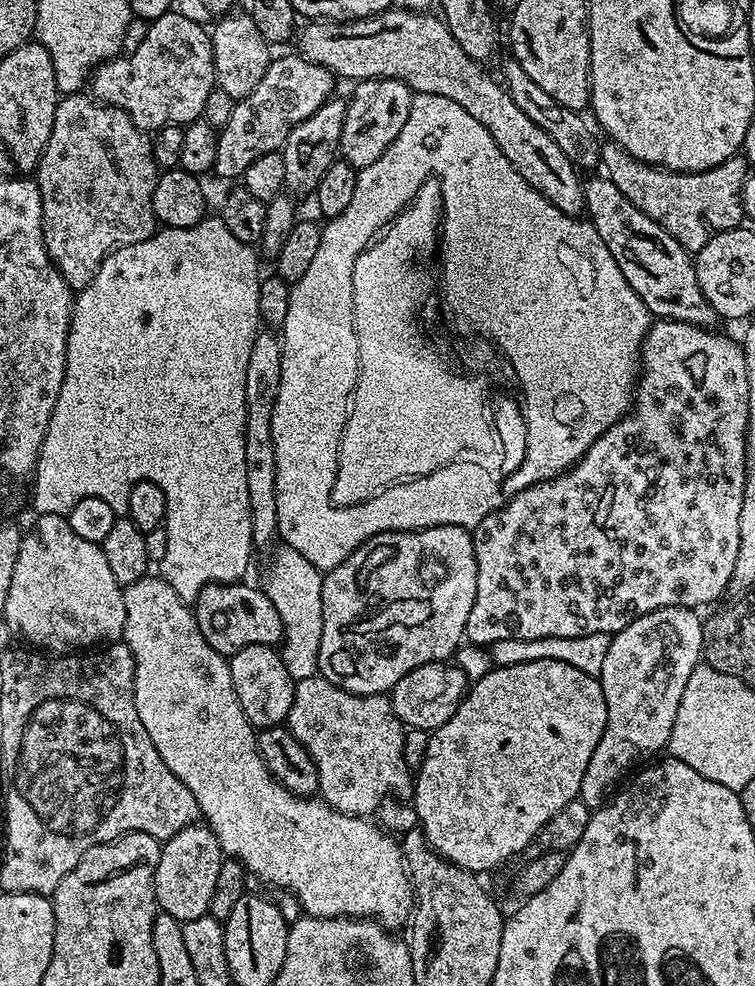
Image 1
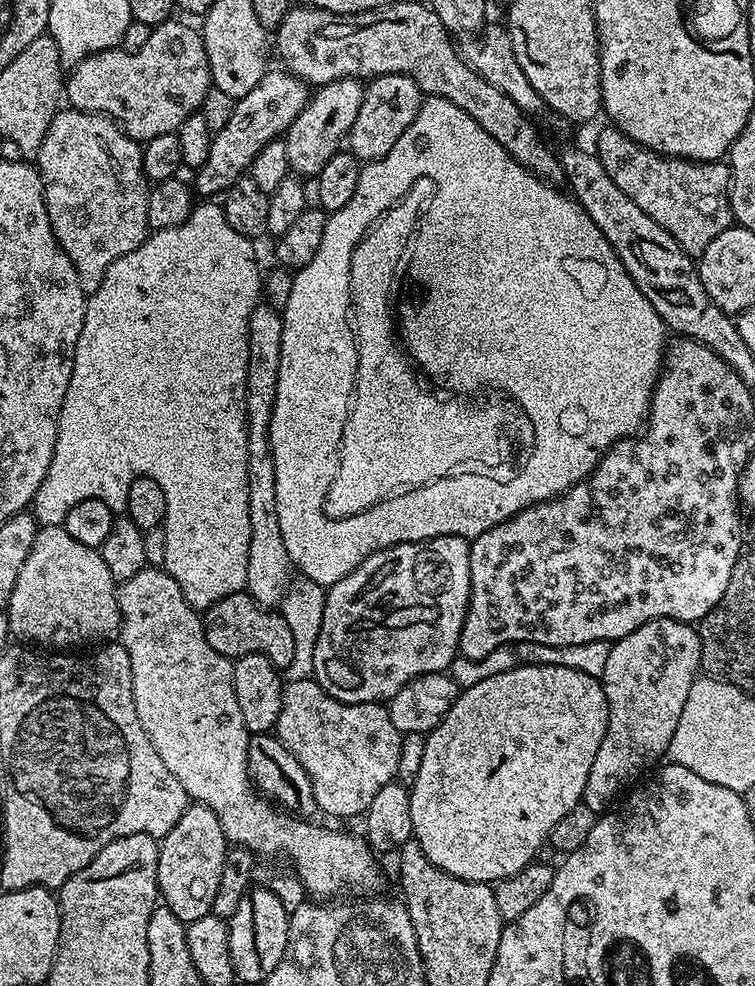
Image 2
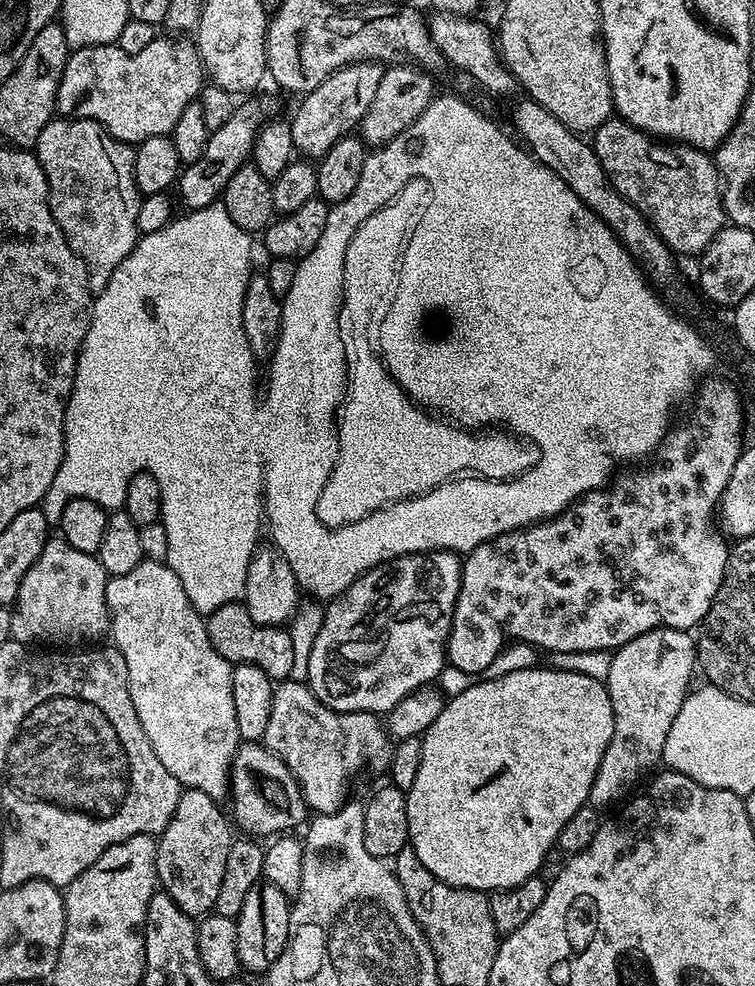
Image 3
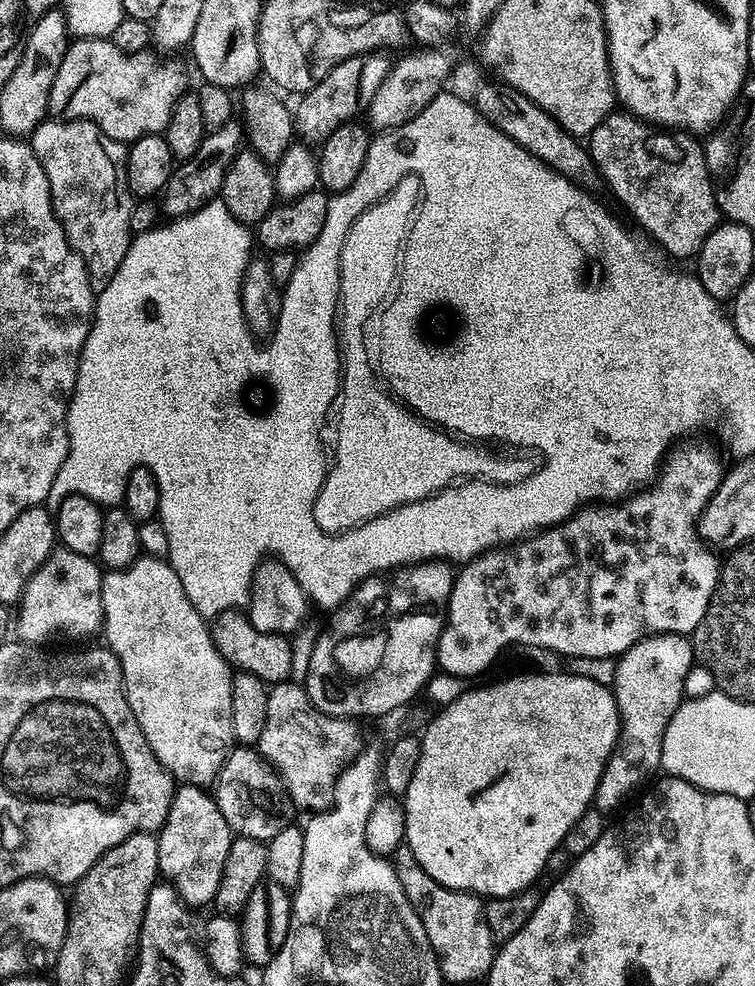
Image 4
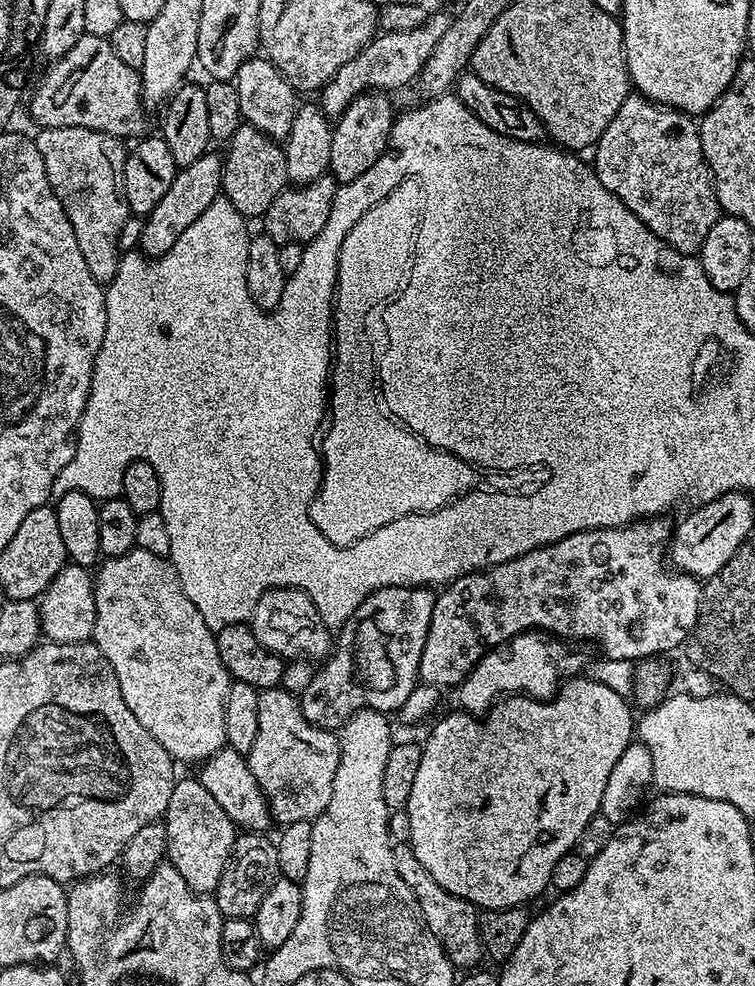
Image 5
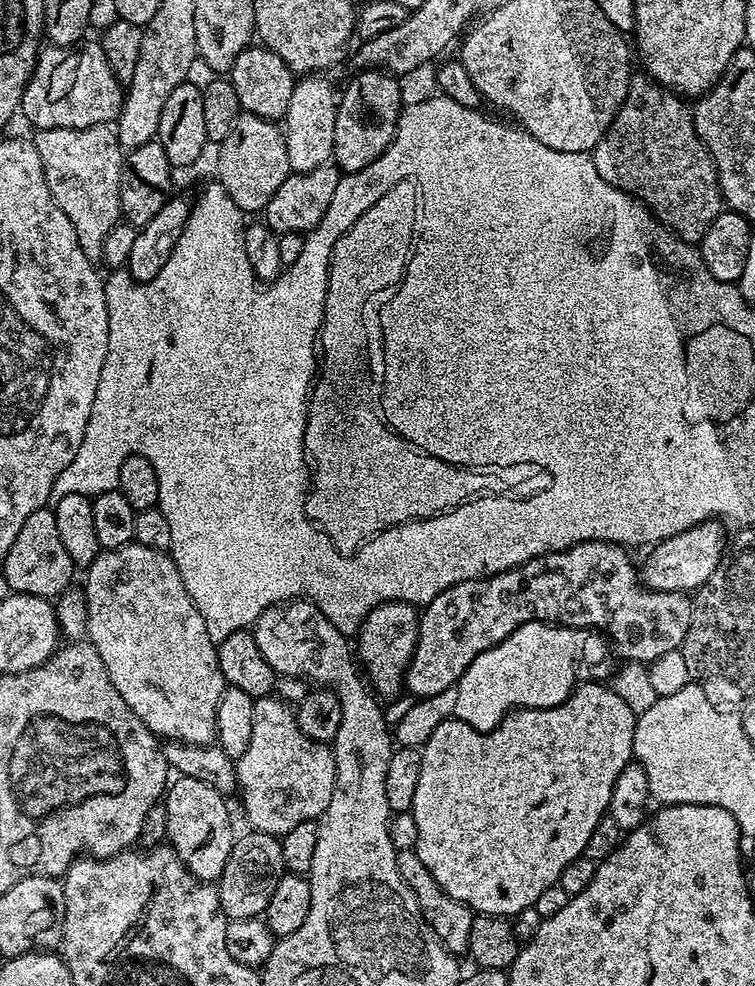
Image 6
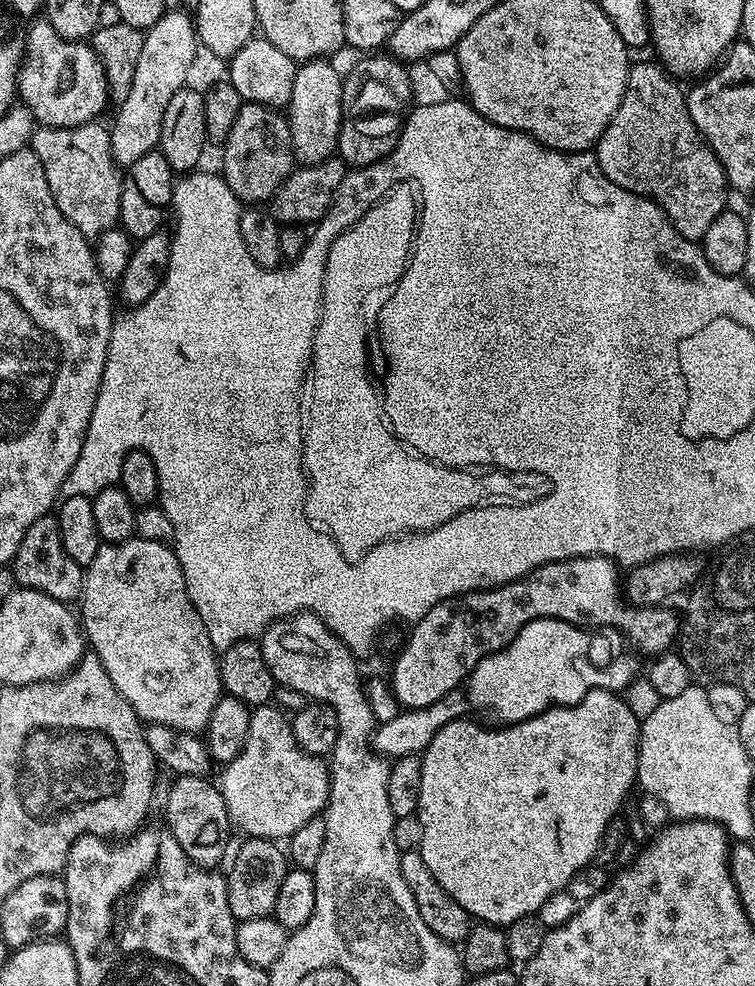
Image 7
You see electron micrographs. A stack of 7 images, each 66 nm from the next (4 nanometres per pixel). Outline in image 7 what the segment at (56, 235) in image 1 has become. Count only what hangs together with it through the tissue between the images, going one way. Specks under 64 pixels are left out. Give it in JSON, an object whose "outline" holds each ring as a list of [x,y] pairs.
{"outline":[[[93,122],[73,128],[40,126],[32,133],[30,147],[42,162],[42,170],[46,170],[46,182],[58,210],[82,235],[95,238],[117,227],[122,176],[113,161],[111,134],[105,125],[103,128],[100,122]]]}

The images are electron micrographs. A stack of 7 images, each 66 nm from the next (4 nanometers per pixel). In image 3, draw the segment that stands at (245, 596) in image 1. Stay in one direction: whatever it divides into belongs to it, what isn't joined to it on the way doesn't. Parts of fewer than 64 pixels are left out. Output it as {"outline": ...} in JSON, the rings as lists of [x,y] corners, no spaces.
{"outline":[[[240,602],[218,606],[218,610],[206,617],[206,623],[214,650],[218,650],[218,654],[222,654],[229,664],[257,664],[274,682],[291,677],[294,670],[294,646],[290,642],[290,634],[283,627],[268,628],[265,624],[254,622],[248,609]]]}

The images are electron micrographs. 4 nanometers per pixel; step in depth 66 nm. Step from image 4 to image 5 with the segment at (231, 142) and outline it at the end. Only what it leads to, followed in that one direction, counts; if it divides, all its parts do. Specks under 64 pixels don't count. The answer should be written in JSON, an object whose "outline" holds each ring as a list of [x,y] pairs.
{"outline":[[[215,150],[205,152],[202,158],[198,158],[198,162],[190,162],[190,166],[179,169],[174,182],[170,182],[170,190],[166,190],[158,206],[154,206],[154,210],[150,210],[150,214],[143,217],[139,251],[149,258],[166,254],[166,250],[170,250],[170,246],[174,246],[174,242],[182,238],[186,226],[190,226],[190,222],[194,222],[194,218],[198,218],[198,214],[202,214],[202,210],[206,210],[206,206],[210,206],[210,202],[214,202],[221,195],[220,179],[223,173],[221,153],[216,153]]]}

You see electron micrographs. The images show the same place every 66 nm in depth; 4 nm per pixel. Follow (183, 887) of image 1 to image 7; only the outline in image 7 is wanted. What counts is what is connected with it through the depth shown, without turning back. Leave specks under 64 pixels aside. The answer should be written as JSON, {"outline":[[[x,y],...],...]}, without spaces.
{"outline":[[[176,776],[168,790],[168,801],[162,805],[162,812],[168,819],[167,831],[186,850],[186,858],[190,858],[198,866],[215,869],[216,864],[229,851],[228,828],[230,821],[226,802],[222,798],[219,787],[211,784],[211,779],[203,776]]]}

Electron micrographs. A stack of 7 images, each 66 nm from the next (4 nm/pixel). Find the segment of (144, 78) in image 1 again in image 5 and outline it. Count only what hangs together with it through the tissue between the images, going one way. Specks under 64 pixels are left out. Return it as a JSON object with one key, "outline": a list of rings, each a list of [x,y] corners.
{"outline":[[[86,34],[51,67],[32,96],[32,120],[36,126],[89,128],[117,138],[136,138],[145,131],[146,105],[140,94],[139,71],[126,66],[126,62],[114,54],[111,39]]]}

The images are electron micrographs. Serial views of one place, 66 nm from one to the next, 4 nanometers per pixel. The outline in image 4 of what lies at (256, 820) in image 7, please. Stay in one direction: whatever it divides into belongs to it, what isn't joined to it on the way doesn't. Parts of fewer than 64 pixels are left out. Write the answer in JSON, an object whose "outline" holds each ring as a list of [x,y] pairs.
{"outline":[[[296,682],[271,685],[266,702],[266,722],[258,751],[282,781],[287,799],[315,814],[332,804],[336,779],[359,751],[360,732],[353,721],[322,714],[313,706],[308,693]]]}

